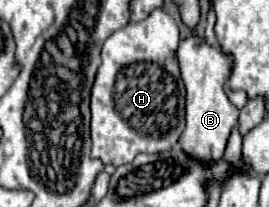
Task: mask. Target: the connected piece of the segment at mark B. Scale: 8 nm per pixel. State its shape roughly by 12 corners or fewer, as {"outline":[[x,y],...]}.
{"outline":[[201,36],[179,44],[187,90],[179,144],[223,158],[239,110],[223,84],[231,58]]}

